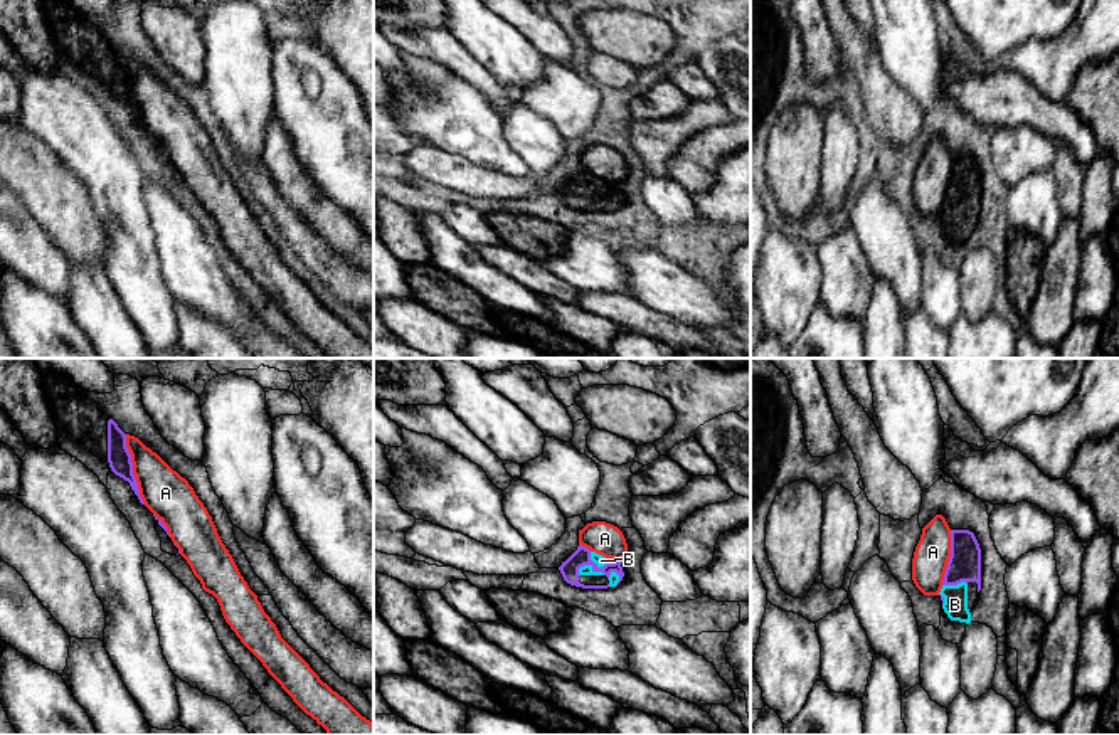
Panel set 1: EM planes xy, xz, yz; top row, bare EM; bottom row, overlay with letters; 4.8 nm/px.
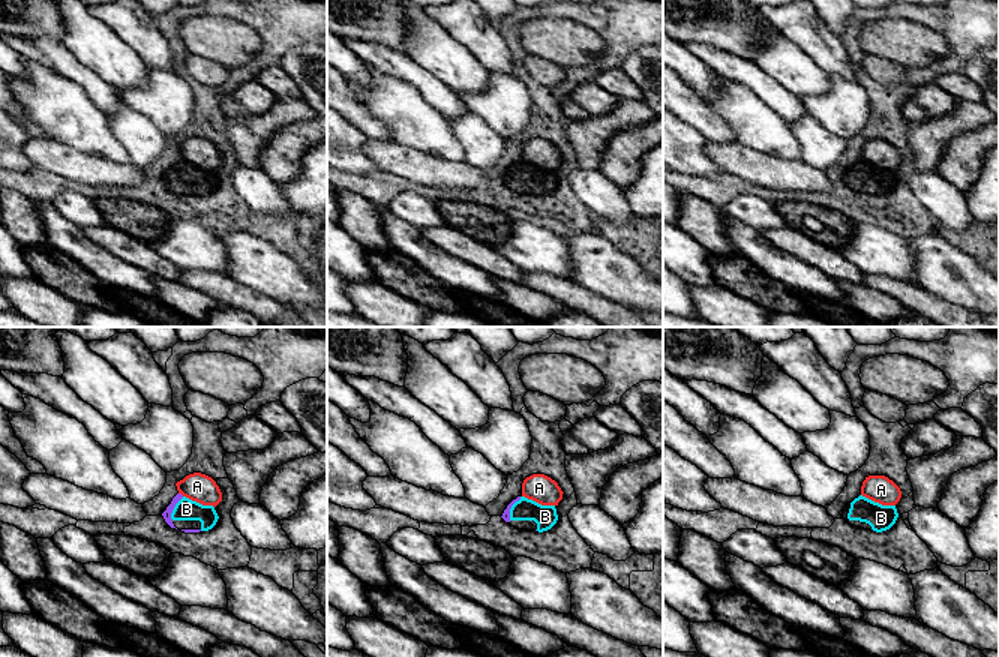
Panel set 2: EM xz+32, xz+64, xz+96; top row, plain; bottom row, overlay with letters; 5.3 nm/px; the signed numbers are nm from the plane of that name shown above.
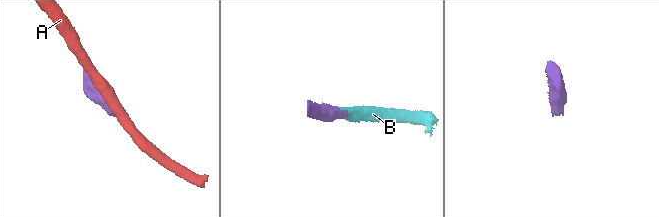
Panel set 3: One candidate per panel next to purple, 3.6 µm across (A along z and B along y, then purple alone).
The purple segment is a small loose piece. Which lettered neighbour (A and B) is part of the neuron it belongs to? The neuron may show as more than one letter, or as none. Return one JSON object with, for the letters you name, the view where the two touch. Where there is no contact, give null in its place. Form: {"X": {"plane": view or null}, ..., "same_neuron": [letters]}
{"B": {"plane": "xz"}, "same_neuron": ["B"]}

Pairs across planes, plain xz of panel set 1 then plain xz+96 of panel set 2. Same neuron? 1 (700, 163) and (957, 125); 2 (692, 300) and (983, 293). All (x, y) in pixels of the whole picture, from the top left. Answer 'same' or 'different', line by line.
1: different
2: same

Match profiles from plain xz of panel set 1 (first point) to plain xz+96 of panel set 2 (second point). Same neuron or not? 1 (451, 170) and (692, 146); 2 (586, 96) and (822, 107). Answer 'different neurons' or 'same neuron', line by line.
1: different neurons
2: same neuron

